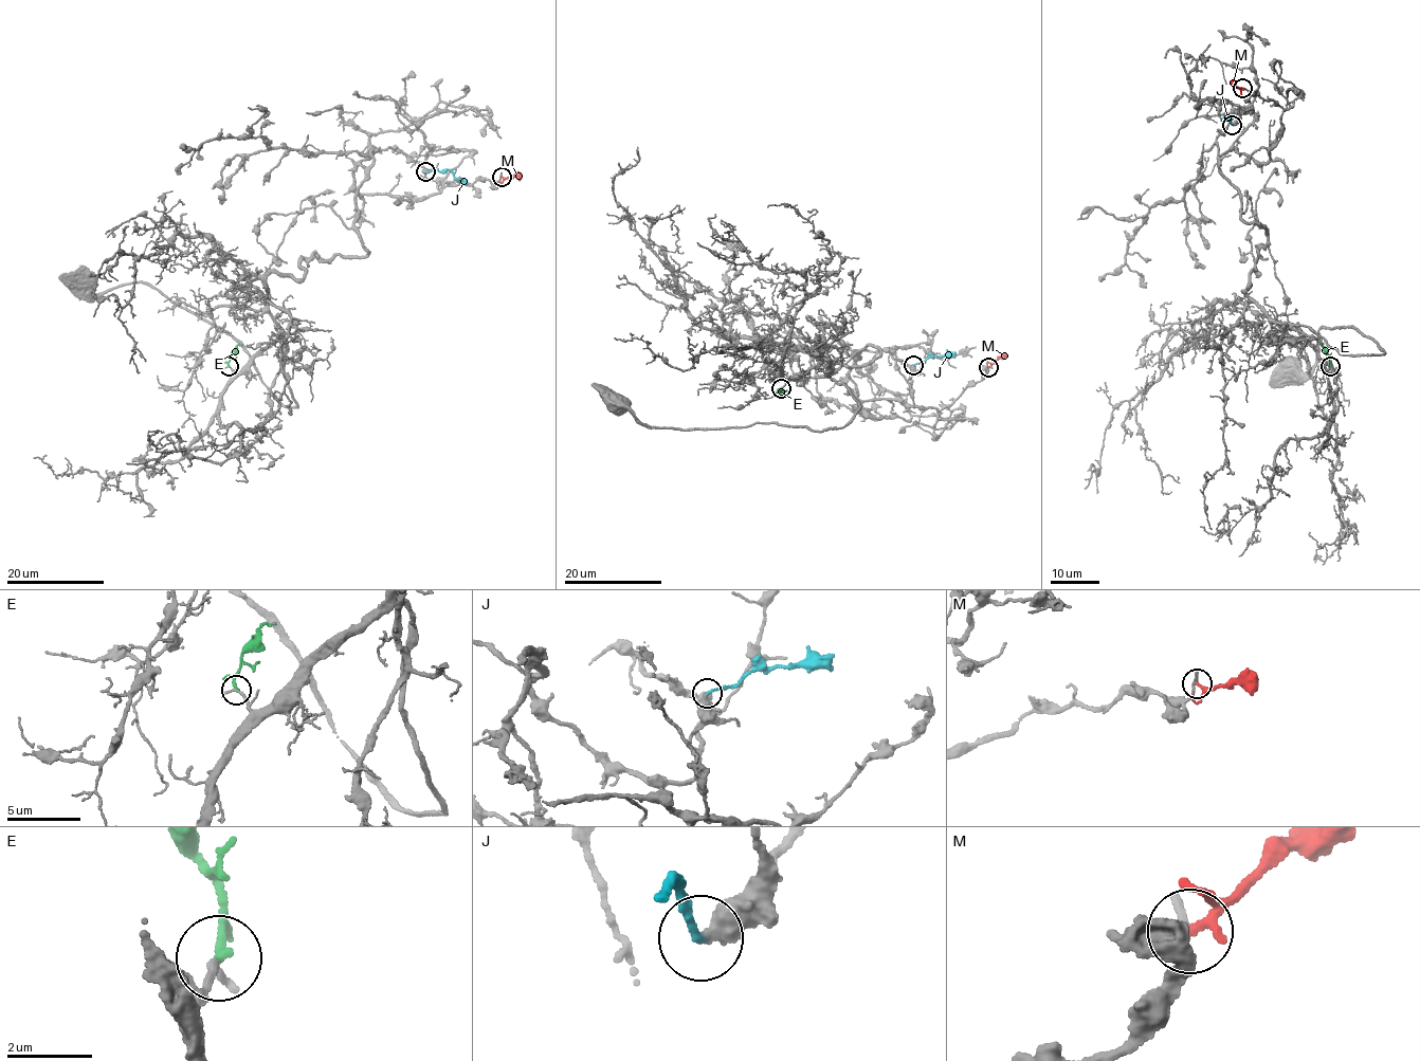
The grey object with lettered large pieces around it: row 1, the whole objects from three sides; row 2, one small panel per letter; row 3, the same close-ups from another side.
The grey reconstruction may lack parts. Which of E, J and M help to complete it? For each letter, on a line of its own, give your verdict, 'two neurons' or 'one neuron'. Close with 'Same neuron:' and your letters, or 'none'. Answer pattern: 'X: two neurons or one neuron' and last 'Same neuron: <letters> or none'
E: one neuron
J: one neuron
M: two neurons
Same neuron: E, J

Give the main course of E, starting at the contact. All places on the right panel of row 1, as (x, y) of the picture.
E: (1329, 367), (1322, 343)

